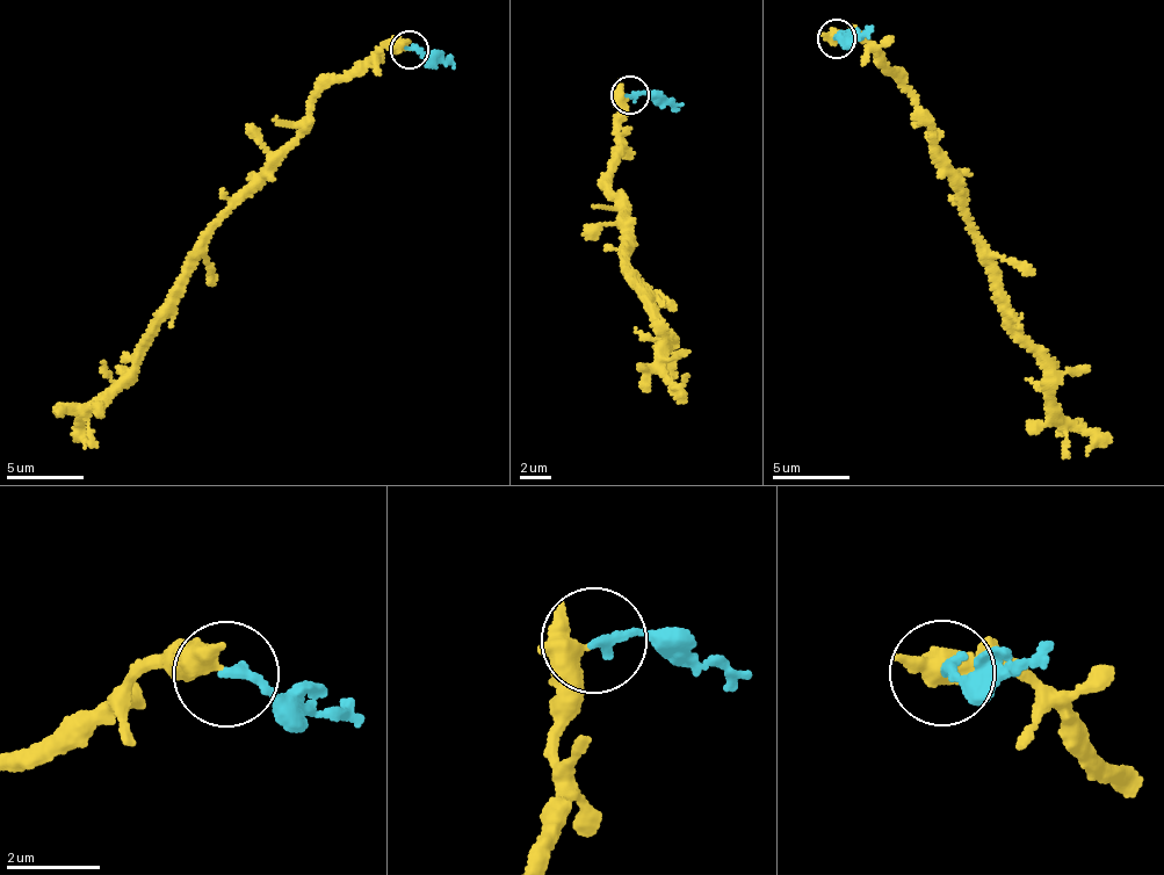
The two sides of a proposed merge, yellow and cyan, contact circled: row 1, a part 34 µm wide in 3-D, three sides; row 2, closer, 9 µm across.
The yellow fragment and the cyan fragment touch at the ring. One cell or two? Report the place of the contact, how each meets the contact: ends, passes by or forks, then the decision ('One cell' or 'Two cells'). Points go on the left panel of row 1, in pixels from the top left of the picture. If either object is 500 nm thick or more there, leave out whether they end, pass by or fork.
Place: (409, 49). Two cells

